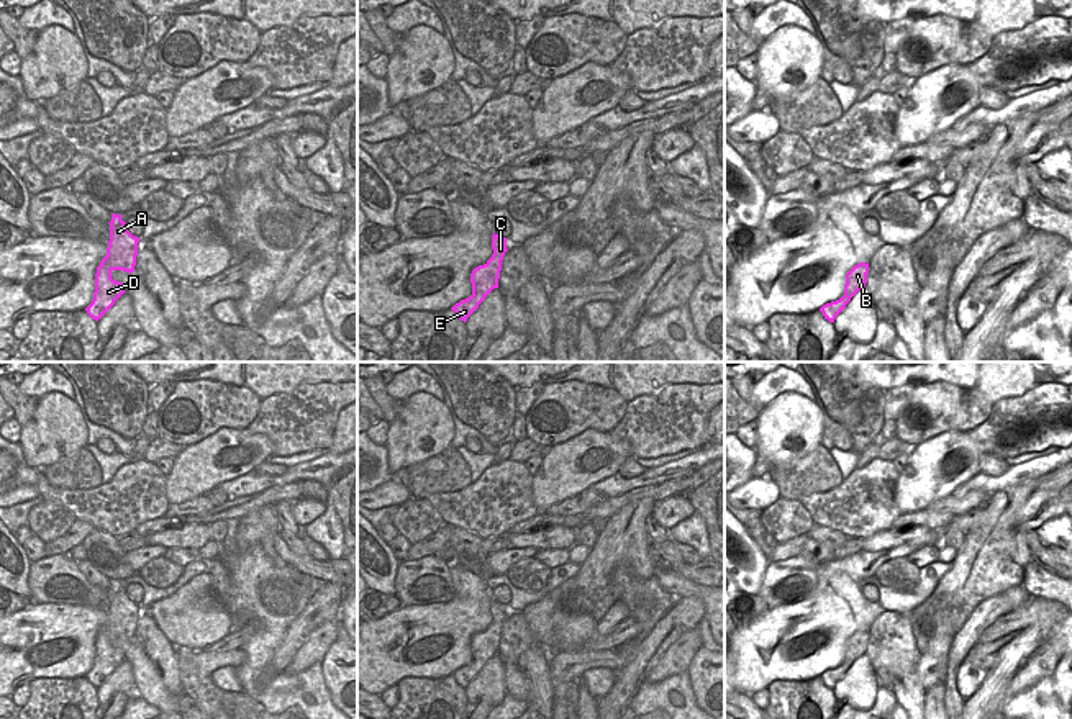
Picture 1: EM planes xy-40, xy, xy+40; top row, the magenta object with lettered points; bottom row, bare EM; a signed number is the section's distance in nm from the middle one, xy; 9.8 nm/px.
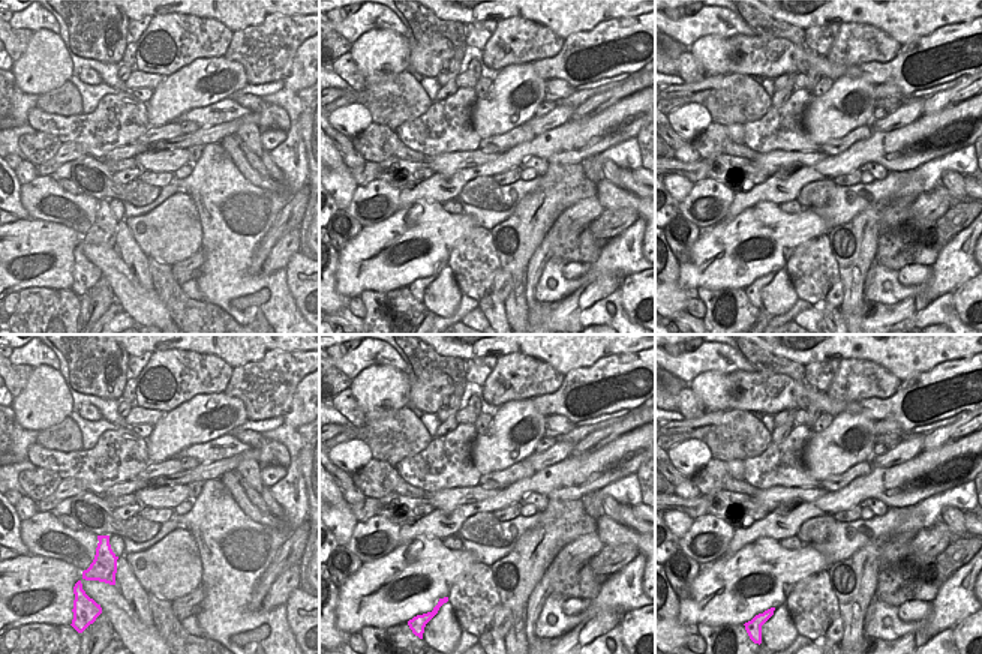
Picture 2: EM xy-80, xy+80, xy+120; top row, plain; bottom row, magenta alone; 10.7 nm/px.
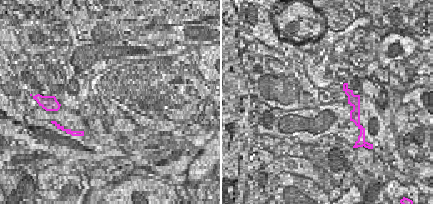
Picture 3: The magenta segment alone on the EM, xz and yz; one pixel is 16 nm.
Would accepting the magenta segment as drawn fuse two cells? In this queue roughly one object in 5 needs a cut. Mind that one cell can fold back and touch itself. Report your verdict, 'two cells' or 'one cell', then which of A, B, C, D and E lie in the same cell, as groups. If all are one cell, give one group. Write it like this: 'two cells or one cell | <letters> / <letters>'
one cell | A B C D E

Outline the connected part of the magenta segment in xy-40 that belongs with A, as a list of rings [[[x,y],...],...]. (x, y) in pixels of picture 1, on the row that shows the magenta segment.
[[[111,213],[110,241],[107,255],[102,259],[95,274],[95,292],[92,303],[85,308],[87,314],[98,321],[125,293],[121,282],[111,278],[113,270],[134,272],[139,237],[133,236],[121,215]]]

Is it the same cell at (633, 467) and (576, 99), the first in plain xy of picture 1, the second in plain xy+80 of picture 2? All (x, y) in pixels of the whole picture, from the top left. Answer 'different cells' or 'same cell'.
different cells

